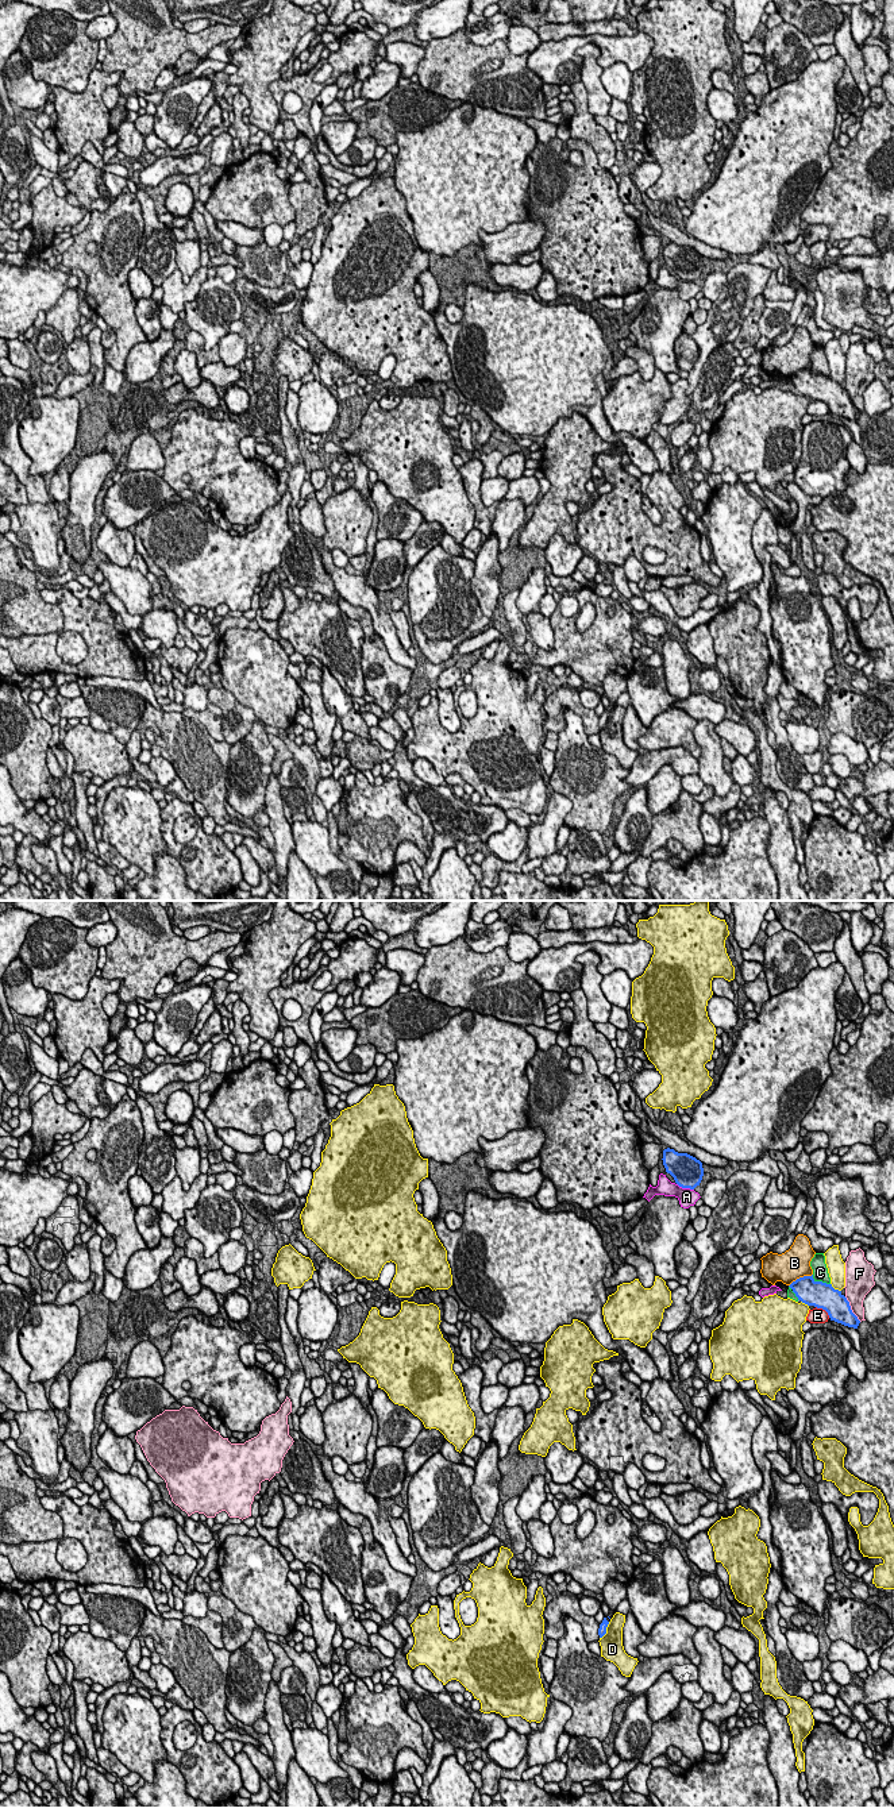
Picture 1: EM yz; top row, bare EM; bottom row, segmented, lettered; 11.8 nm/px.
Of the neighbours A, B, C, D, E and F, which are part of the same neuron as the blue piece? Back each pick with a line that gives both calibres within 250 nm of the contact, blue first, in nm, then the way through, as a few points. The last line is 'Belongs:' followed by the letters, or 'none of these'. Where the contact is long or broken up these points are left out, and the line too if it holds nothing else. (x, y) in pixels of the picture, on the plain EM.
Belongs: none of these

